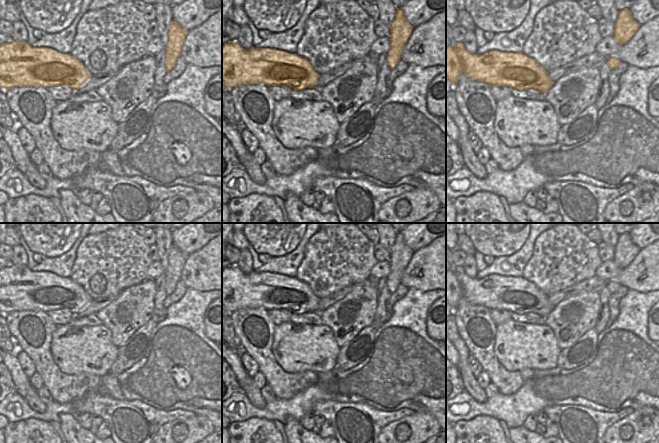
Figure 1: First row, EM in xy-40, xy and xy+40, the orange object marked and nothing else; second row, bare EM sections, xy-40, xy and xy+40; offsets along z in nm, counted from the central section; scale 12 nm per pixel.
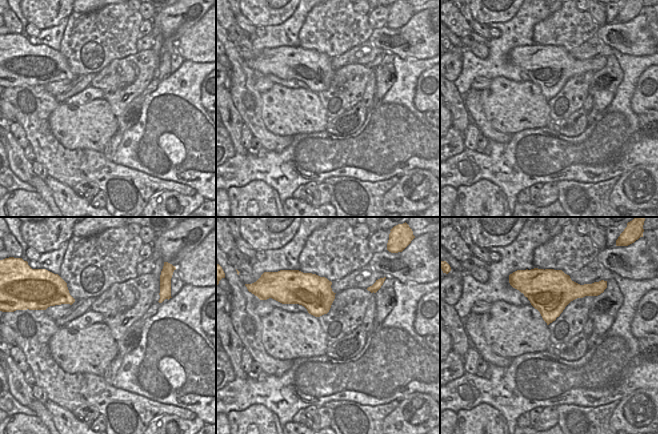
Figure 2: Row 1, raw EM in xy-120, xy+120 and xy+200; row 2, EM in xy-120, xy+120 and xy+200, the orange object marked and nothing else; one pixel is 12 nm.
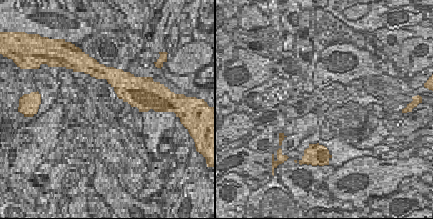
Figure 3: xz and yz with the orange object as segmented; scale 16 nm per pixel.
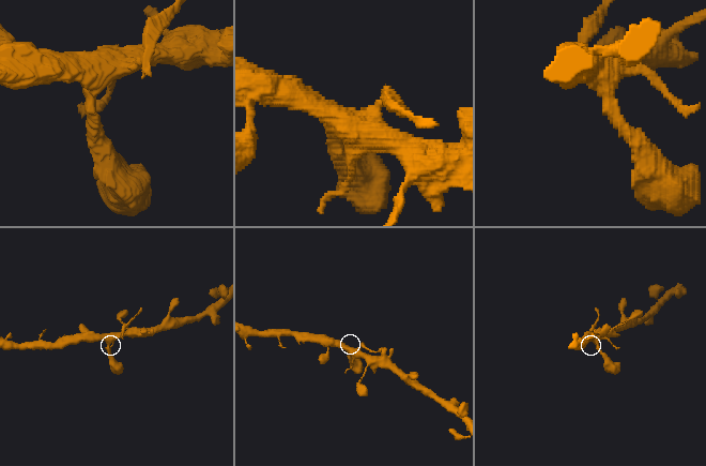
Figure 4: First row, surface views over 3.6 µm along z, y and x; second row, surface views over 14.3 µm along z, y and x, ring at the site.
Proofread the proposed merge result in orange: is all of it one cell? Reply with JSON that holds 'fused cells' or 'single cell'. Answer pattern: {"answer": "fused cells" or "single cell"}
{"answer": "fused cells"}

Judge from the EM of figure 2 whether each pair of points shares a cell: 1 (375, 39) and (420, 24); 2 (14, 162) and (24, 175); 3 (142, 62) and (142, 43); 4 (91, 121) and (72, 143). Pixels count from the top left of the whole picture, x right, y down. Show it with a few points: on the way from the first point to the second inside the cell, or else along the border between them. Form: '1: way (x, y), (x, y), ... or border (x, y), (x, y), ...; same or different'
1: way (386, 32), (409, 31); same
2: way (17, 165), (23, 172); same
3: border (151, 48), (138, 52); different
4: way (86, 126), (74, 138); same

